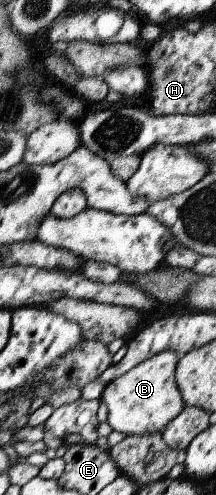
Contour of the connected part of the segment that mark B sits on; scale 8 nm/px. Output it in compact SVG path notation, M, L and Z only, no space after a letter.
M164 350L139 363L120 377L105 385L100 401L108 408L107 422L114 431L129 435L154 435L182 413L185 403L176 385L176 364L179 357L173 351Z

